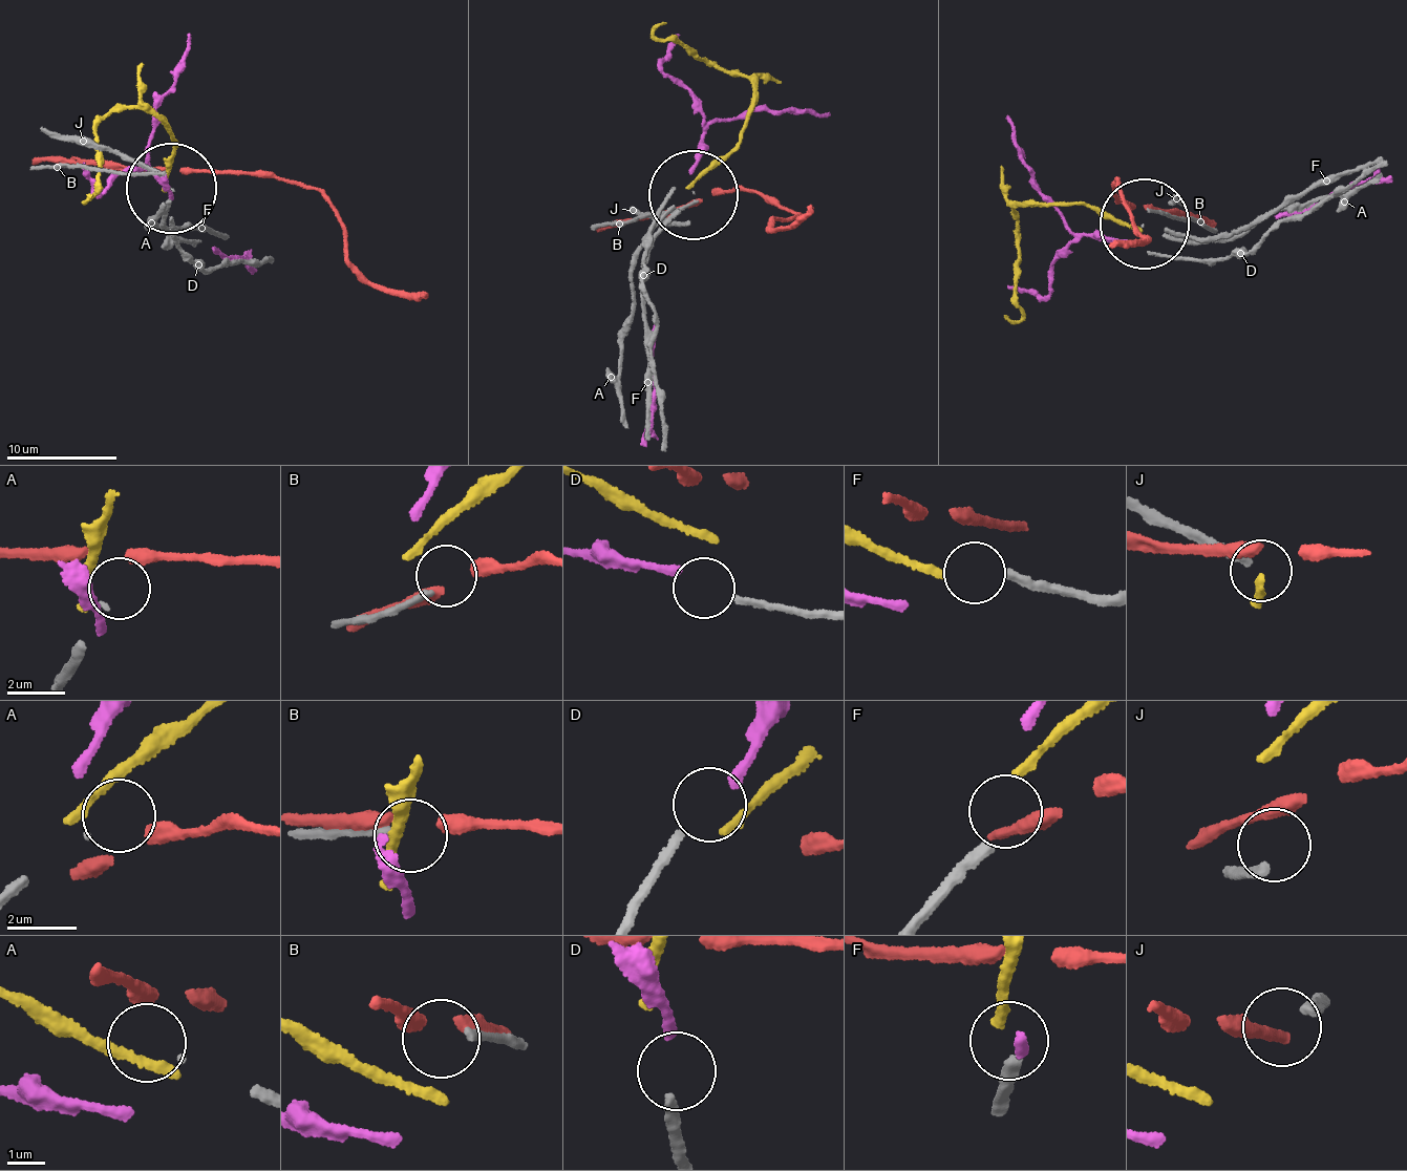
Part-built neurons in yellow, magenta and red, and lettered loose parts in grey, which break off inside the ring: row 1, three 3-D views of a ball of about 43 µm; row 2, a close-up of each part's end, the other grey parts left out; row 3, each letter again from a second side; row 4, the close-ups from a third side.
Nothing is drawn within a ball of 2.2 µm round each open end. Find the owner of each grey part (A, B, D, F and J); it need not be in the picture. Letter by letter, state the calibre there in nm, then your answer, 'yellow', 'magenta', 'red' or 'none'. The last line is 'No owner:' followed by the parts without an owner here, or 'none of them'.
A: 110 nm thick; none
B: 240 nm thick; none
D: 240 nm thick; none
F: 340 nm thick; none
J: 300 nm thick; none
No owner: A, B, D, F, J

